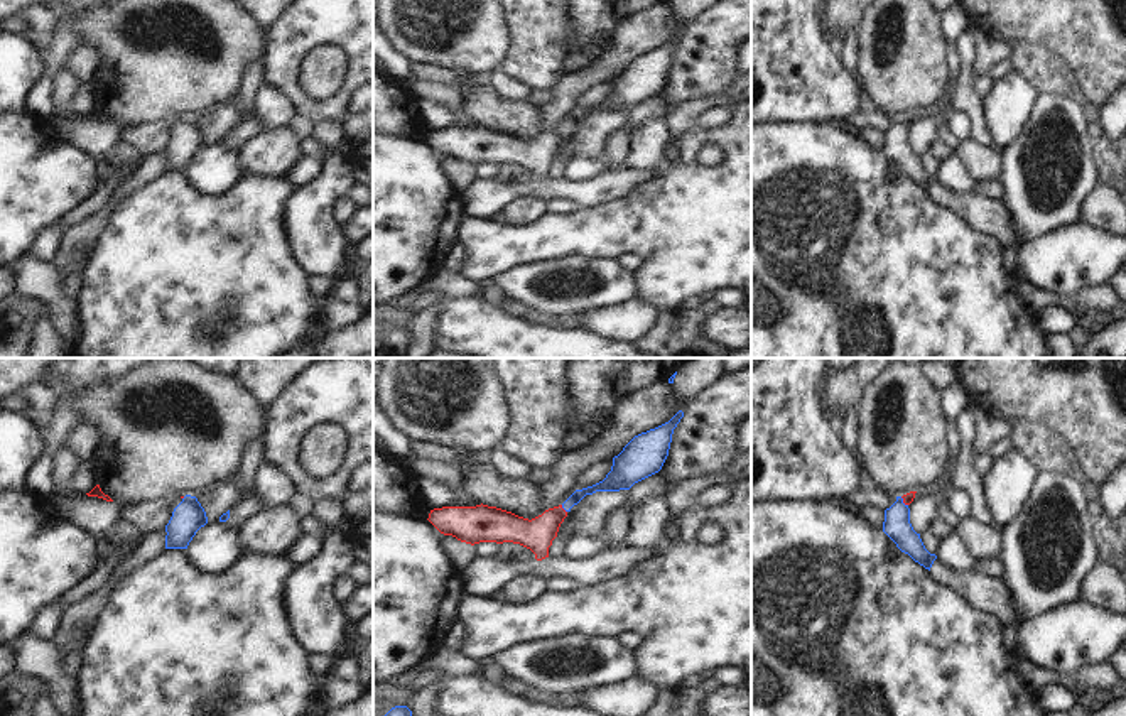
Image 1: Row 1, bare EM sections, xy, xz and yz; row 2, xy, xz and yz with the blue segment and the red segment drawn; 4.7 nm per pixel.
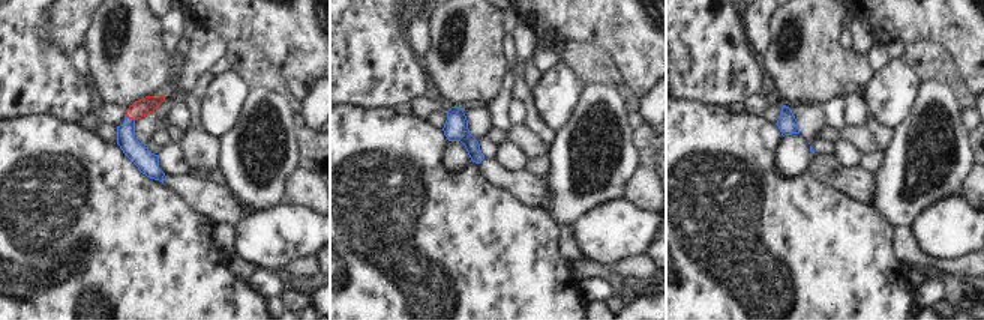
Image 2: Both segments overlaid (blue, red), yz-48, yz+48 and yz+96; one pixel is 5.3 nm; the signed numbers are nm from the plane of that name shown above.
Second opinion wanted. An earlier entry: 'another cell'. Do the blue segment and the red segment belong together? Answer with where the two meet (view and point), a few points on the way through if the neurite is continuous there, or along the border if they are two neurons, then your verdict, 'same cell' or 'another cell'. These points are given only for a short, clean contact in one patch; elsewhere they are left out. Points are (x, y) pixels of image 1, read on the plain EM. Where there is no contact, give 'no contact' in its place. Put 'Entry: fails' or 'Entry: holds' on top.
Entry: fails
contact xz (562, 129); way xz (608, 105), (579, 115), (562, 129), (537, 156); same cell

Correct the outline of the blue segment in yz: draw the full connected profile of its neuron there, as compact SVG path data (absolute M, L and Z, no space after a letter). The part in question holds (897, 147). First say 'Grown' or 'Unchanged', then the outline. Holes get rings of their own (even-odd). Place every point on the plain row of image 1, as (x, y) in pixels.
Grown. M910 113L903 118L896 118L896 123L885 132L883 154L896 165L896 169L908 176L915 184L930 193L935 176L930 176L920 155L917 155L910 145L910 130L917 113Z

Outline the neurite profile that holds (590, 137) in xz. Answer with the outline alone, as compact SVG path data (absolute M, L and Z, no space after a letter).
M628 111L596 113L574 127L549 169L549 179L562 177L566 165L577 159L603 159L609 137L625 125Z

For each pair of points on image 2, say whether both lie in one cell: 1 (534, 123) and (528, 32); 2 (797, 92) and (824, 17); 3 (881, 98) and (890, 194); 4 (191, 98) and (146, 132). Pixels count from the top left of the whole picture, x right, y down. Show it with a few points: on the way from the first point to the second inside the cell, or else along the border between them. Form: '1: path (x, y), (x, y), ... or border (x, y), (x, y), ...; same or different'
1: path (530, 101), (519, 84), (521, 54); same
2: path (803, 74), (806, 35); same
3: border (915, 98), (909, 113), (894, 128); different
4: path (177, 96), (152, 119); same

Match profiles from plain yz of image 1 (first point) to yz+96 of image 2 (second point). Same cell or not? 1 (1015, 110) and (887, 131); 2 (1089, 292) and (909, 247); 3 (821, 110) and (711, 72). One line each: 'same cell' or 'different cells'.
1: different cells
2: same cell
3: same cell

